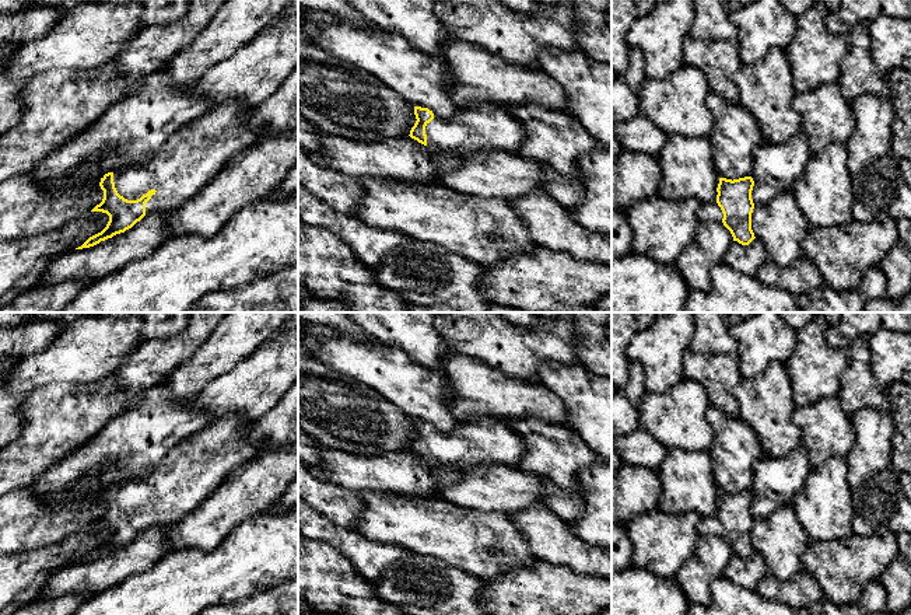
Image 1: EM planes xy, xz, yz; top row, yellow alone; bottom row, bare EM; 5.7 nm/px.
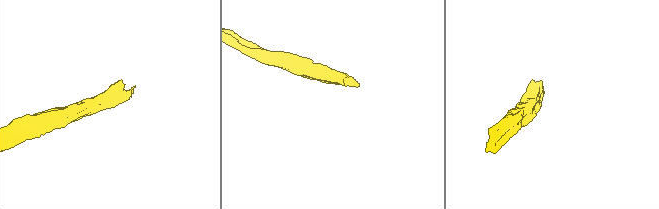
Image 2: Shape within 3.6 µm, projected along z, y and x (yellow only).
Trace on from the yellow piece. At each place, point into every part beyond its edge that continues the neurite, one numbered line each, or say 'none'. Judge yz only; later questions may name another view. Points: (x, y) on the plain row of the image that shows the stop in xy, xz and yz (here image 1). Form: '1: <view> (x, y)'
1: yz (707, 526)

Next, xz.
1: xz (477, 441)

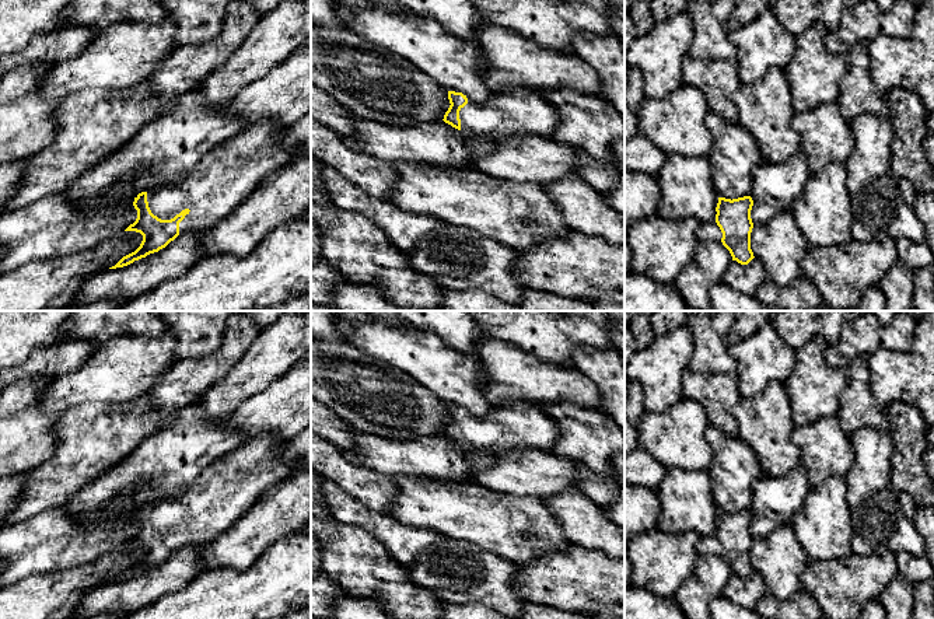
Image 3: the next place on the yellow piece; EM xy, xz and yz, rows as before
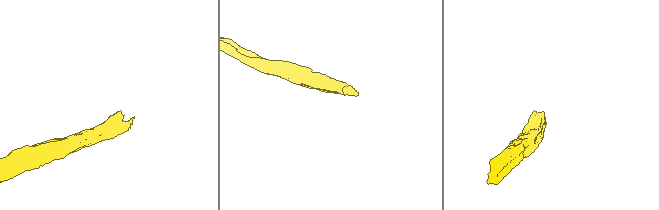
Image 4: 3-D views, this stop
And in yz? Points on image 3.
1: yz (706, 545)

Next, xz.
1: xz (511, 426)

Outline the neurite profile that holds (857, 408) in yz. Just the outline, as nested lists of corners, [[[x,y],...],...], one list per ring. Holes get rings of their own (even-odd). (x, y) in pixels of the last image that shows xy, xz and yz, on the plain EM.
[[[860,356],[849,368],[850,385],[840,395],[837,417],[842,429],[853,436],[863,427],[889,429],[885,408],[877,403],[870,388],[868,356]]]

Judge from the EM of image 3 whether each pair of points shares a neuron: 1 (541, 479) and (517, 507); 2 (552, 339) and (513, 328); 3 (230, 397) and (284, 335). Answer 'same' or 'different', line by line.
1: different
2: same
3: same

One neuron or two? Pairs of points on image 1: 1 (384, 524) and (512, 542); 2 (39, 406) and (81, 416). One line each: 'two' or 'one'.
1: one
2: one

